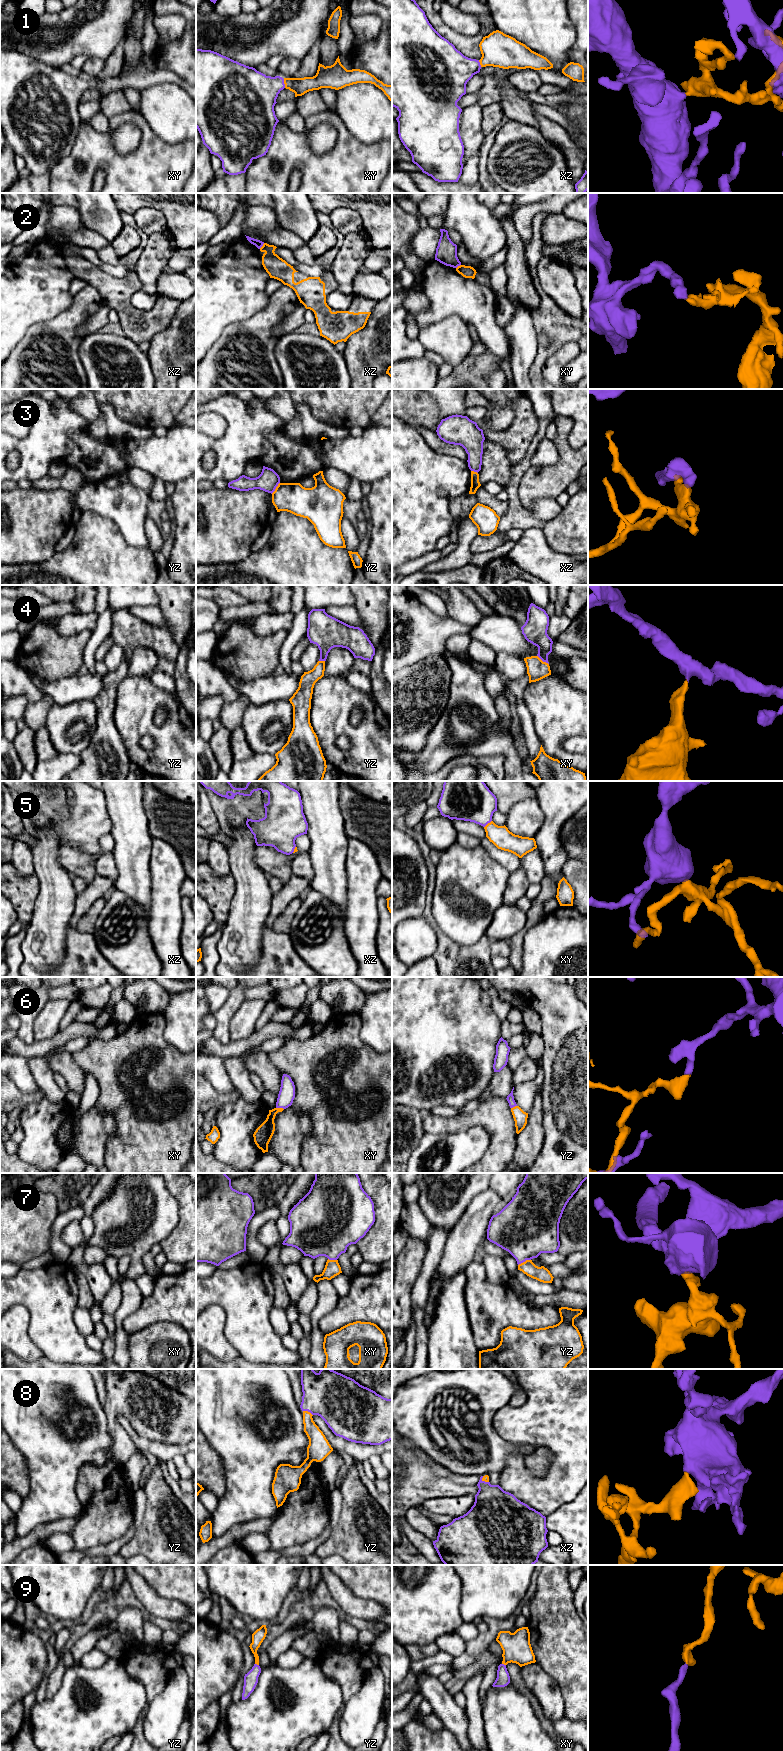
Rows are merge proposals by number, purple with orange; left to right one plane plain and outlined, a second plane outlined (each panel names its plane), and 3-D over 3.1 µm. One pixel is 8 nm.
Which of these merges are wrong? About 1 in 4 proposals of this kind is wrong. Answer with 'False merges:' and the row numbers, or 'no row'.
False merges: 2, 3

